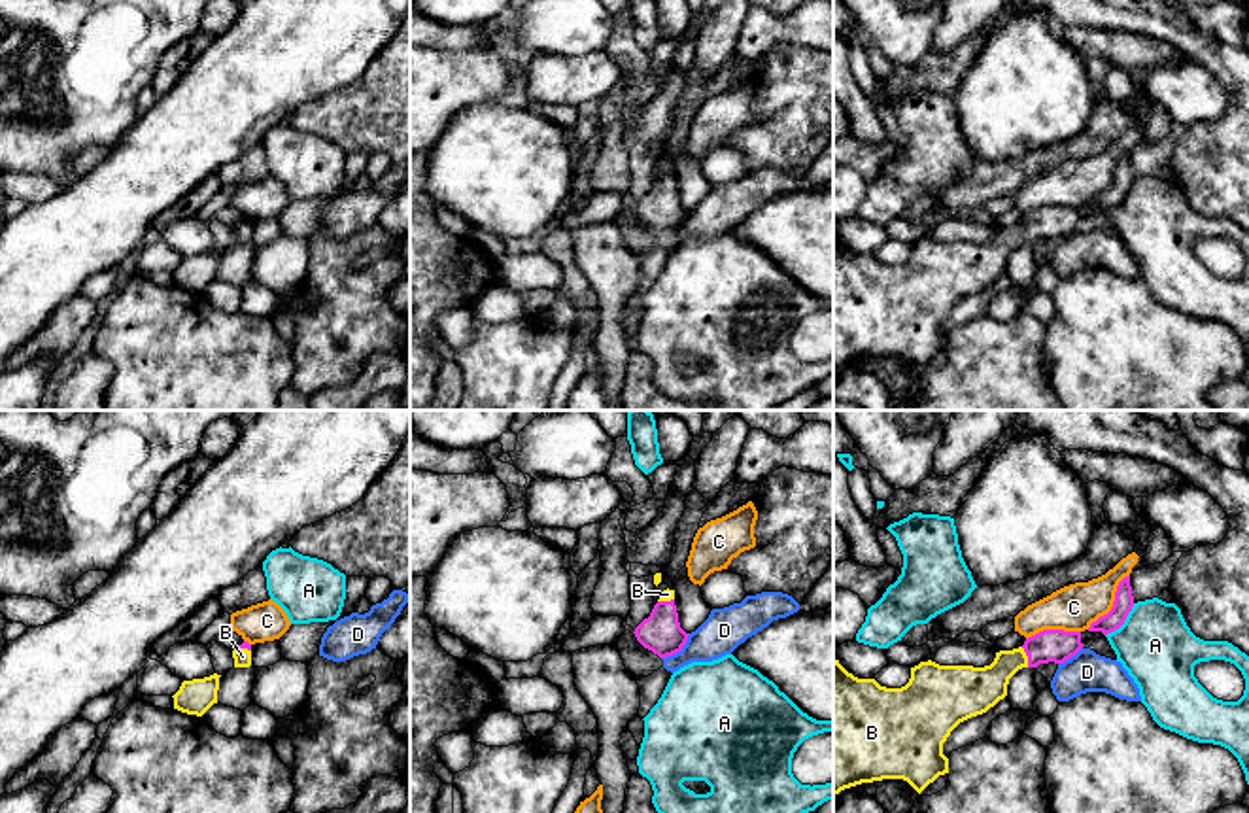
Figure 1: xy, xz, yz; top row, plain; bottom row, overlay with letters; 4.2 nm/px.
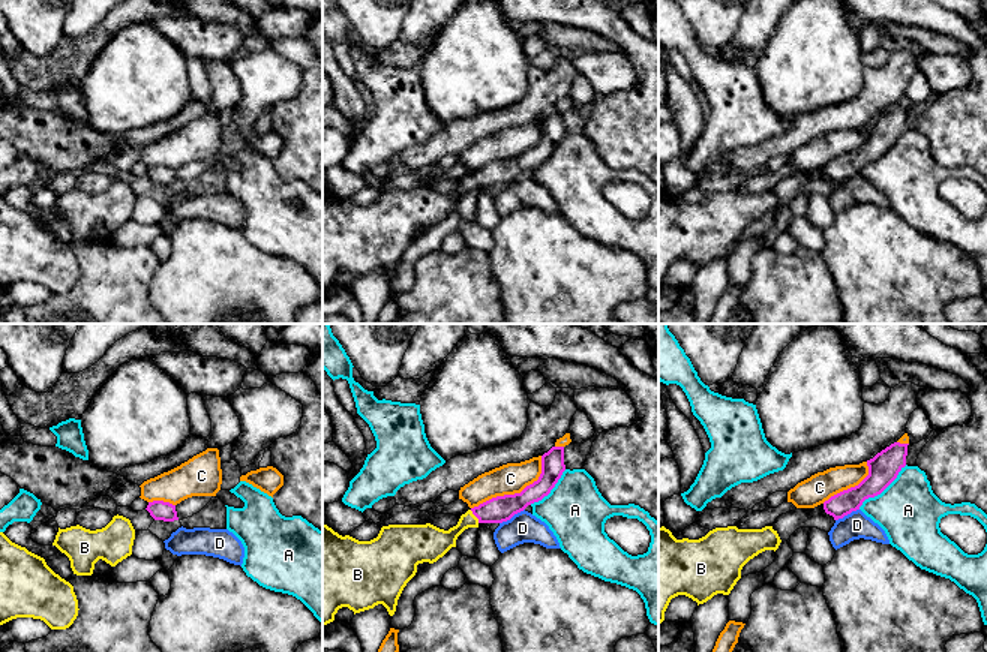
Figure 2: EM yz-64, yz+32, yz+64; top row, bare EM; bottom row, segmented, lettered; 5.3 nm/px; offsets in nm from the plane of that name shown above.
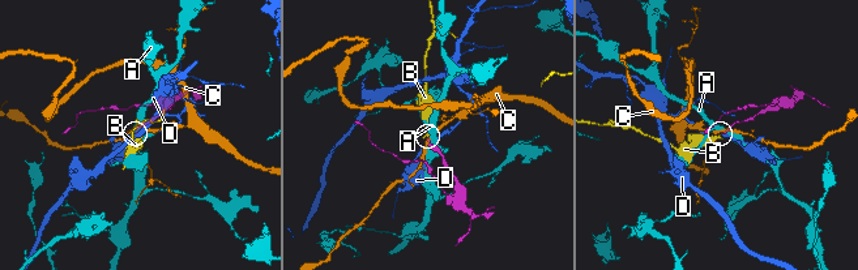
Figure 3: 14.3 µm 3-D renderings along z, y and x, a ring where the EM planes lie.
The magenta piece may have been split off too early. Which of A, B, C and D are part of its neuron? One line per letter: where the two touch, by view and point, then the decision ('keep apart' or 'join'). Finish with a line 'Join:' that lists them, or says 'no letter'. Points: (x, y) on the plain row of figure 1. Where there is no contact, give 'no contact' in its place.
A: meets magenta in yz at (1123, 199); keep apart
B: meets magenta in yz at (1026, 231); join
C: meets magenta in yz at (1113, 180); keep apart
D: meets magenta in xz at (679, 227); keep apart
Join: B

